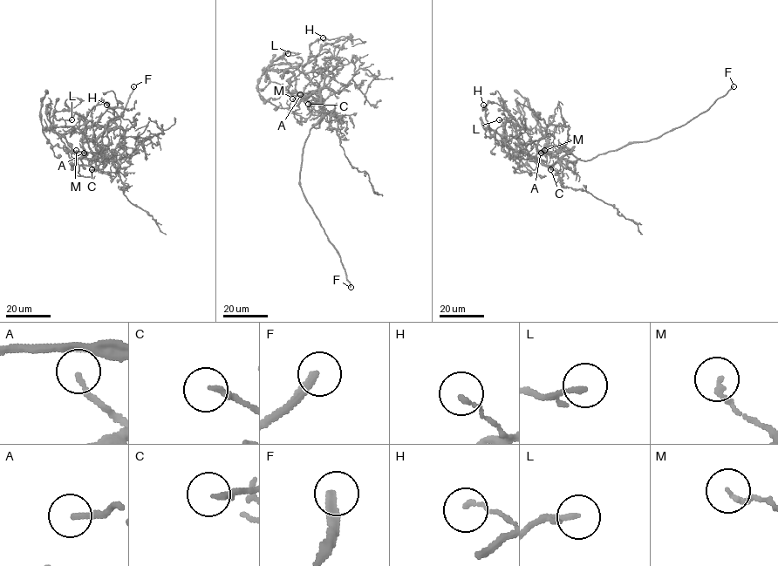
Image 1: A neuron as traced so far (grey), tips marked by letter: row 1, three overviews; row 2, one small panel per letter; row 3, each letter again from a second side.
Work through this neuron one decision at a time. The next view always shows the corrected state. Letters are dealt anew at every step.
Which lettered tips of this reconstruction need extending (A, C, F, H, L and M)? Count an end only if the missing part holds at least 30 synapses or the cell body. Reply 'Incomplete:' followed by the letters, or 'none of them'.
Incomplete: A, C, F

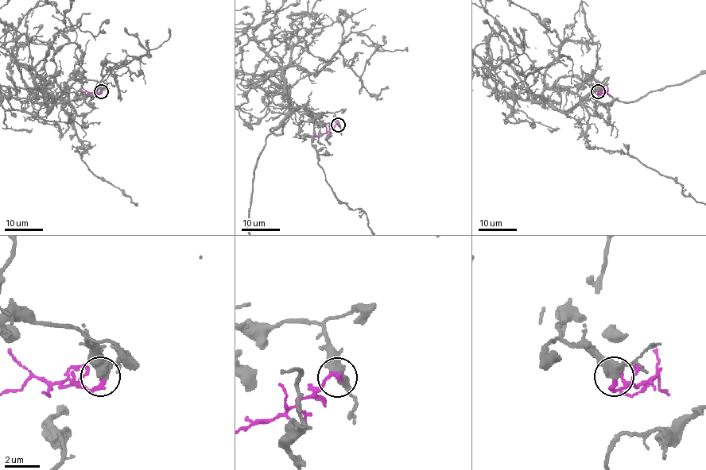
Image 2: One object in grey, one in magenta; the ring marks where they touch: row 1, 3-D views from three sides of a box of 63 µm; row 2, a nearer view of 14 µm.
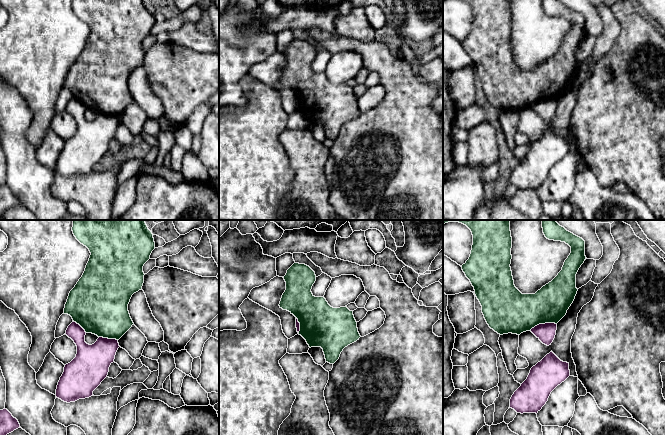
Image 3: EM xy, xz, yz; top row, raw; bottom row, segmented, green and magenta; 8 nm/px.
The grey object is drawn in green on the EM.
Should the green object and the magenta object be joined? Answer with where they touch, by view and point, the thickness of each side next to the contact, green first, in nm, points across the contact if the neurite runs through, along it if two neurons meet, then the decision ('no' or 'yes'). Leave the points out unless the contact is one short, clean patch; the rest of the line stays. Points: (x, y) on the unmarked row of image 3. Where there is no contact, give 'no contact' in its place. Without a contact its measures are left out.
meets green in yz at (543, 99); 320 nm thick on the green side, 150 nm on the other; border along yz (556, 99), (539, 99), (530, 106); no

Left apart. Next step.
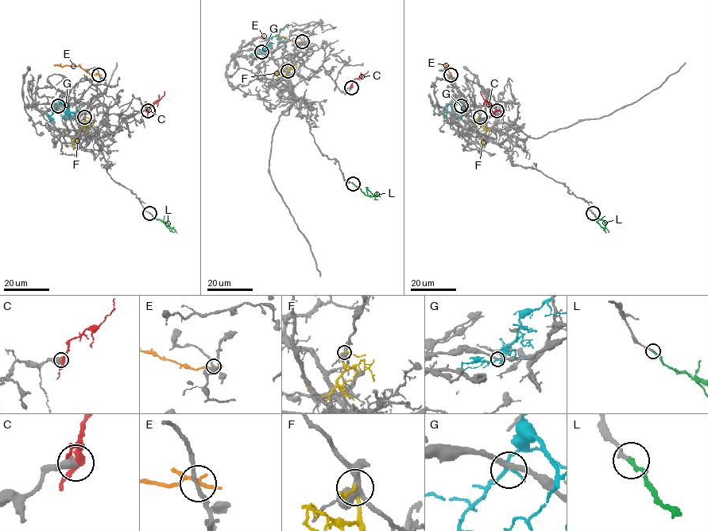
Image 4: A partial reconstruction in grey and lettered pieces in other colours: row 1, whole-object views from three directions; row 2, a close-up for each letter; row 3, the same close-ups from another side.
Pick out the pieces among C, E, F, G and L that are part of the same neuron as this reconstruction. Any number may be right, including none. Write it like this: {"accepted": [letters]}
{"accepted": ["L"]}

